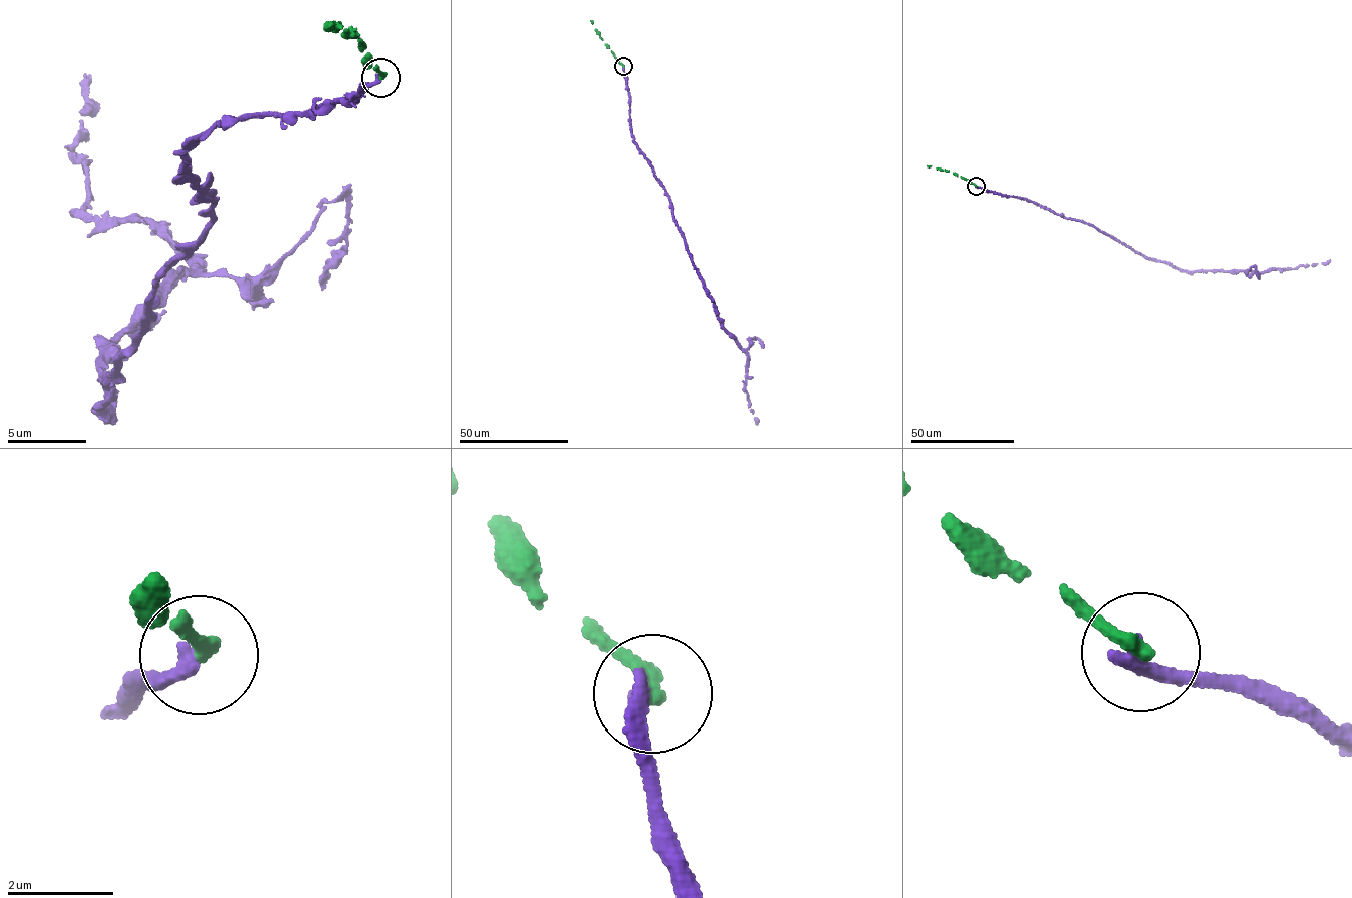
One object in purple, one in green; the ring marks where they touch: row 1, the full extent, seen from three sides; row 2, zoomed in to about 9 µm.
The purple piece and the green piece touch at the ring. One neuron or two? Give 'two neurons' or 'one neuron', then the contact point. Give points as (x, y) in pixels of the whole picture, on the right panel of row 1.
two neurons; at (976, 186)

